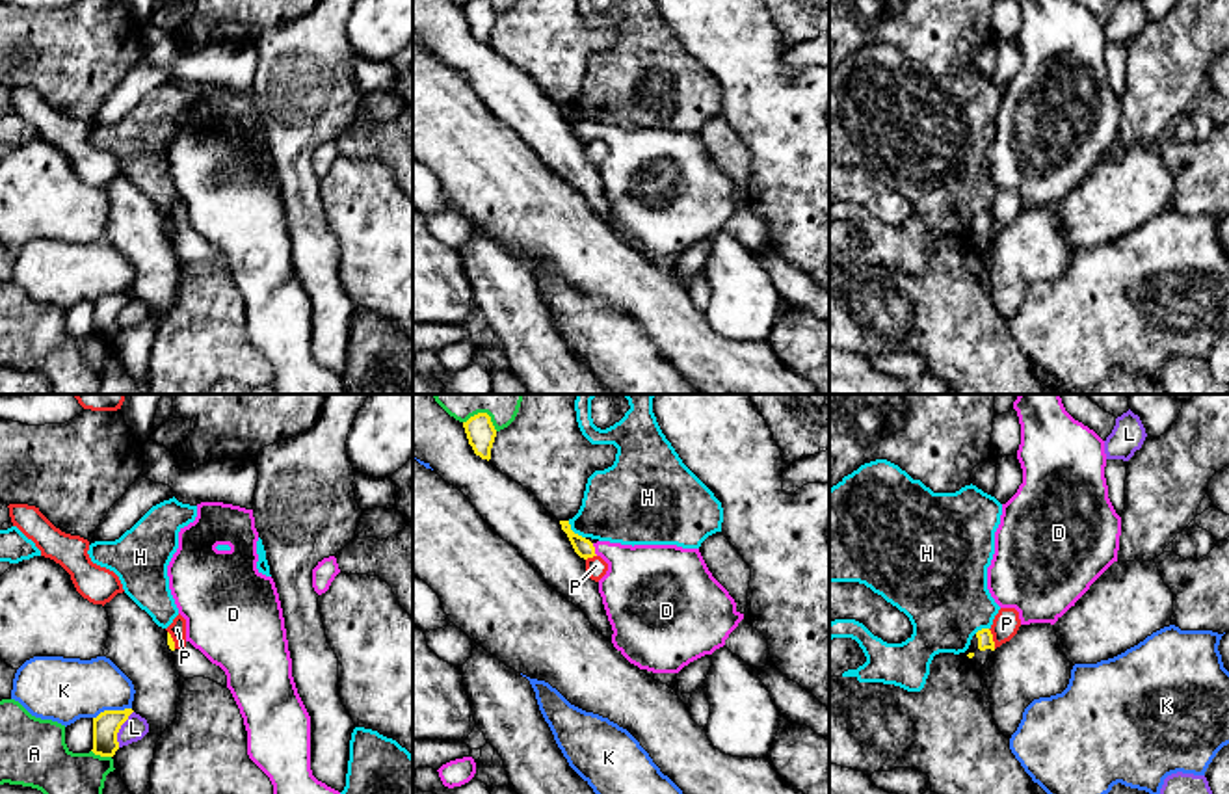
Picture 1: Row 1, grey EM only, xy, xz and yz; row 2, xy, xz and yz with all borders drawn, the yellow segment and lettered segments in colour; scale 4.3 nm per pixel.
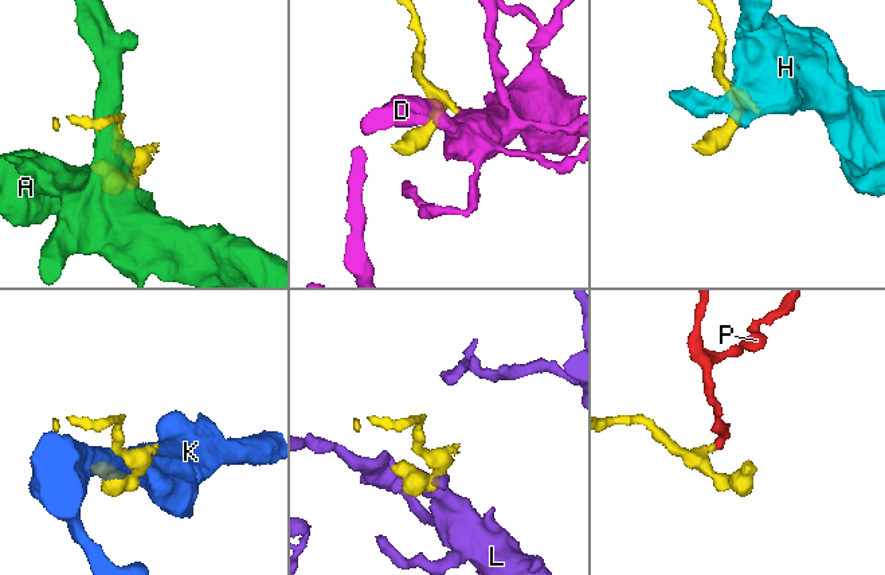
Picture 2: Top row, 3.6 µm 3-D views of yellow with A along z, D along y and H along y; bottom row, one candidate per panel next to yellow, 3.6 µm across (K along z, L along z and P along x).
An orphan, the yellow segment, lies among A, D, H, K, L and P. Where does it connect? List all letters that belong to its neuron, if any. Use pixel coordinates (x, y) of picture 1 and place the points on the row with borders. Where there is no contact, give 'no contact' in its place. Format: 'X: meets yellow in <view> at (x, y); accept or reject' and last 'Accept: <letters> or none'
A: meets yellow in xy at (101, 755); reject
D: meets yellow in xz at (594, 549); accept
H: meets yellow in xz at (573, 532); reject
K: meets yellow in xy at (112, 711); reject
L: meets yellow in xy at (119, 727); reject
P: meets yellow in yz at (991, 638); reject
Accept: D

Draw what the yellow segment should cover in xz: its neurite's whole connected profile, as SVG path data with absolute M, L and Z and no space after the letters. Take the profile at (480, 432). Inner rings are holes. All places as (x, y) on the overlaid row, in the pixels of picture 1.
M478 413L463 422L469 444L482 459L491 459L491 448L496 437L496 430L487 413Z

